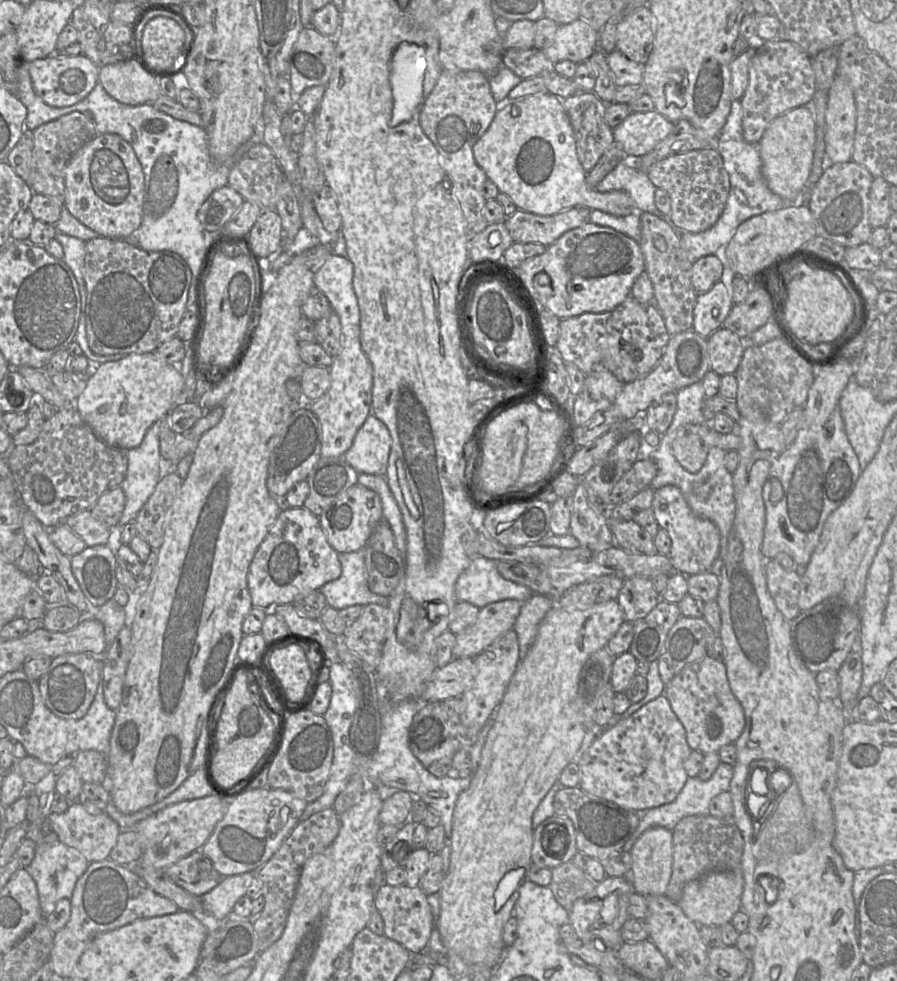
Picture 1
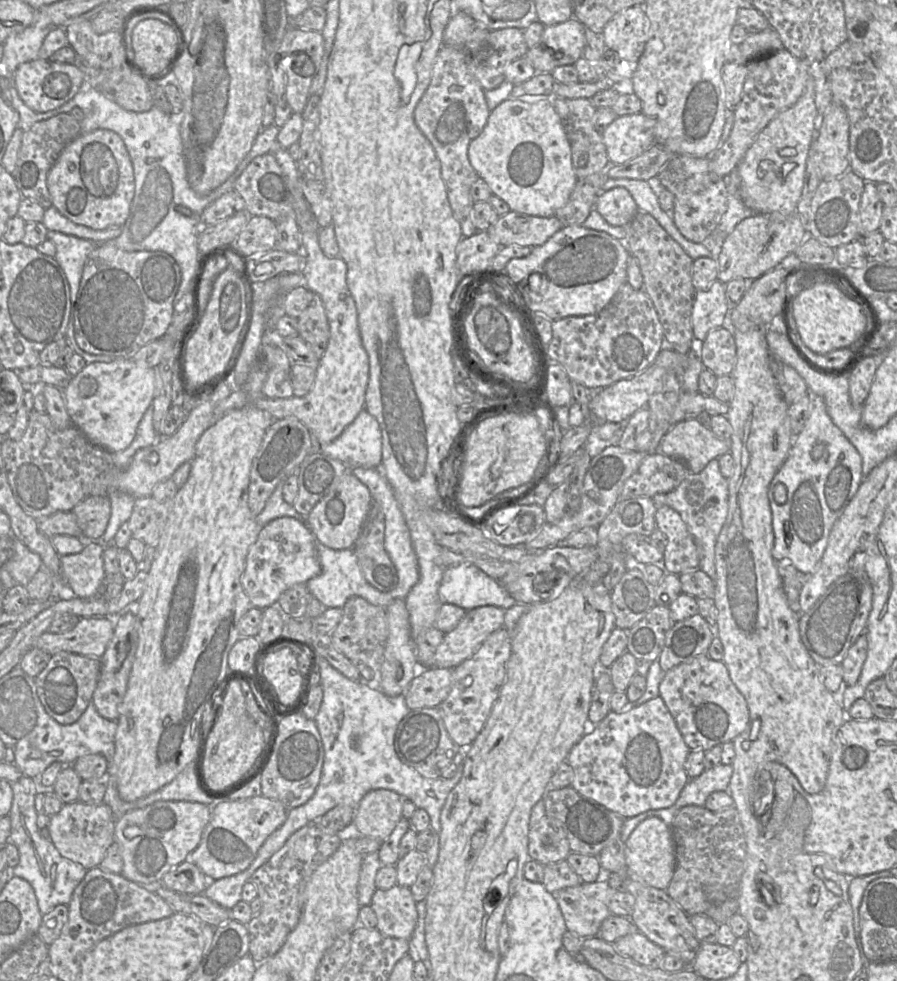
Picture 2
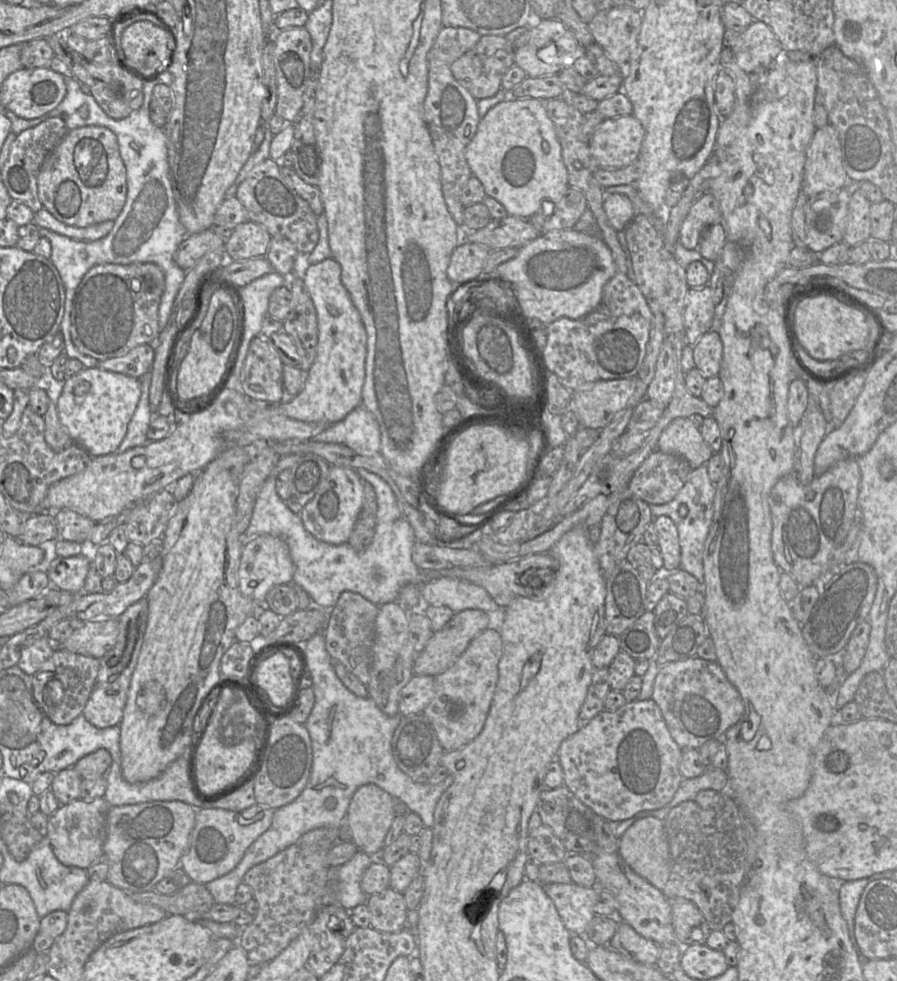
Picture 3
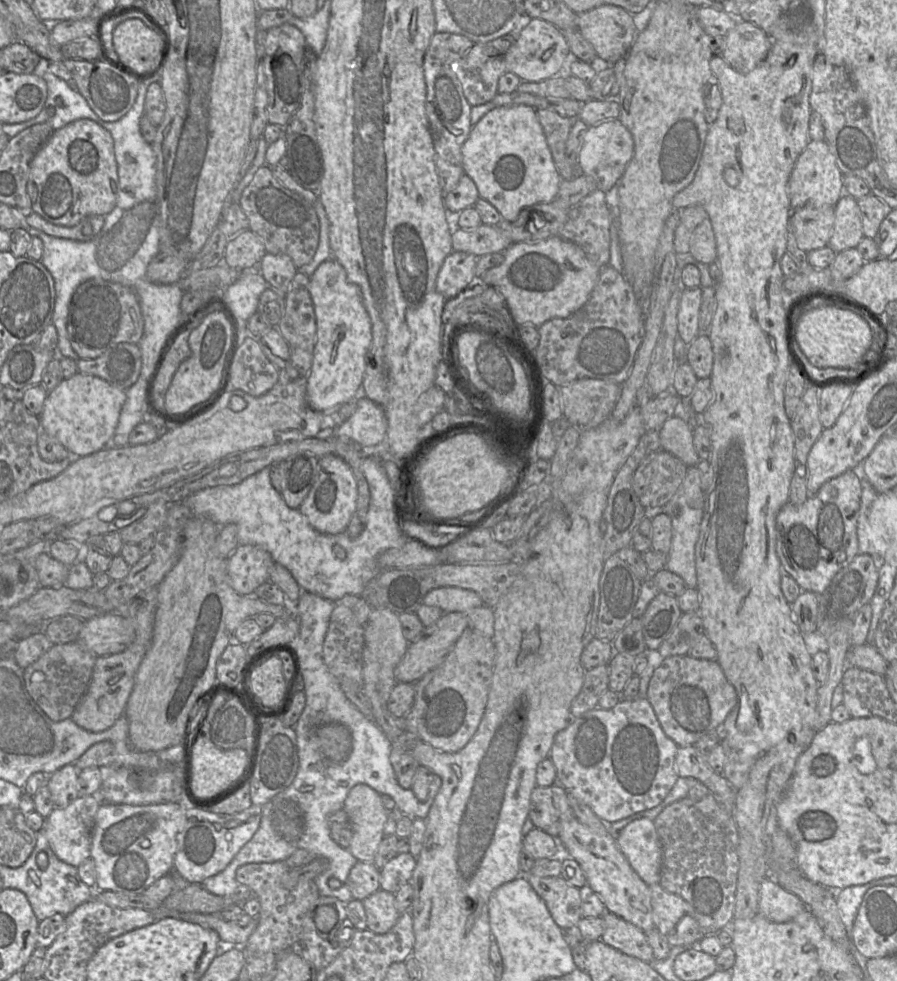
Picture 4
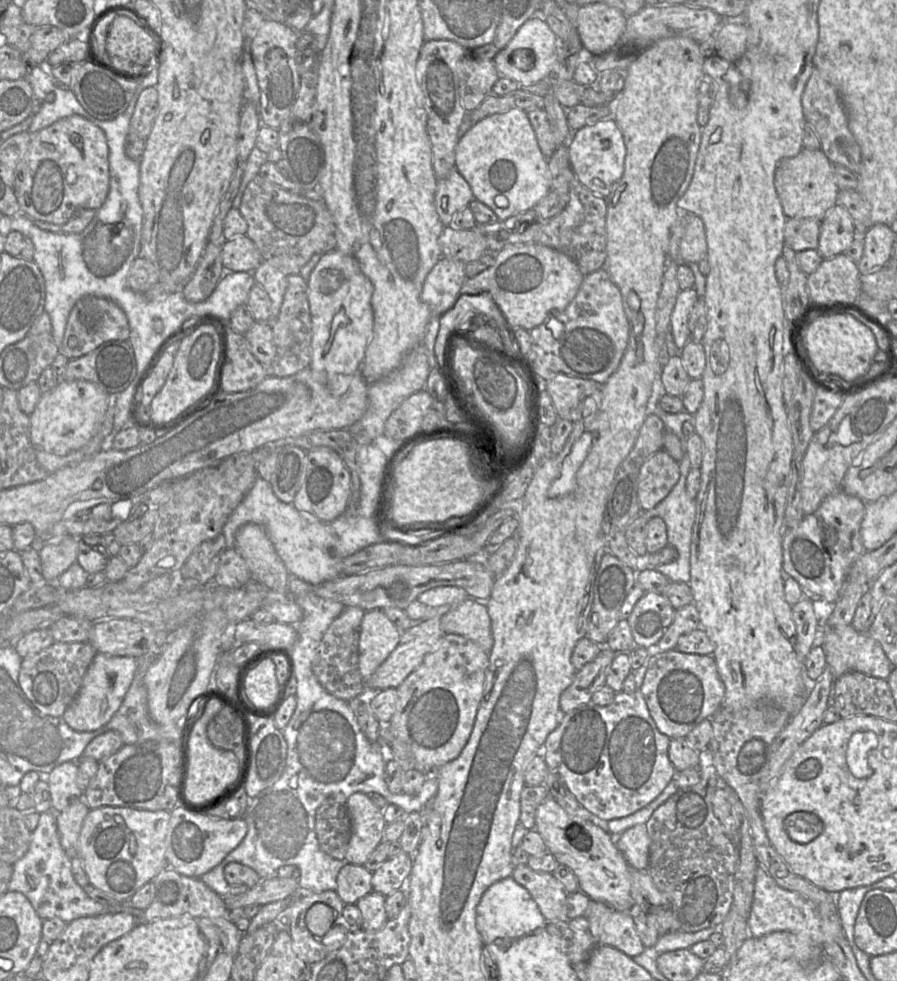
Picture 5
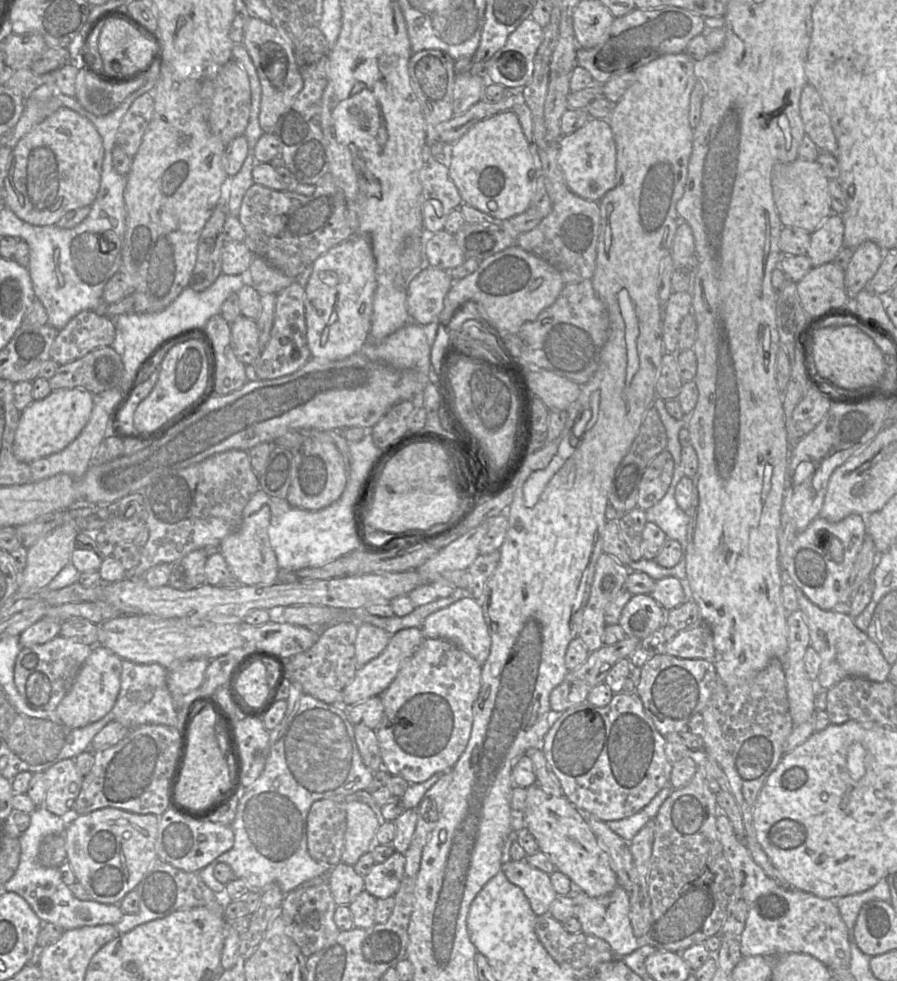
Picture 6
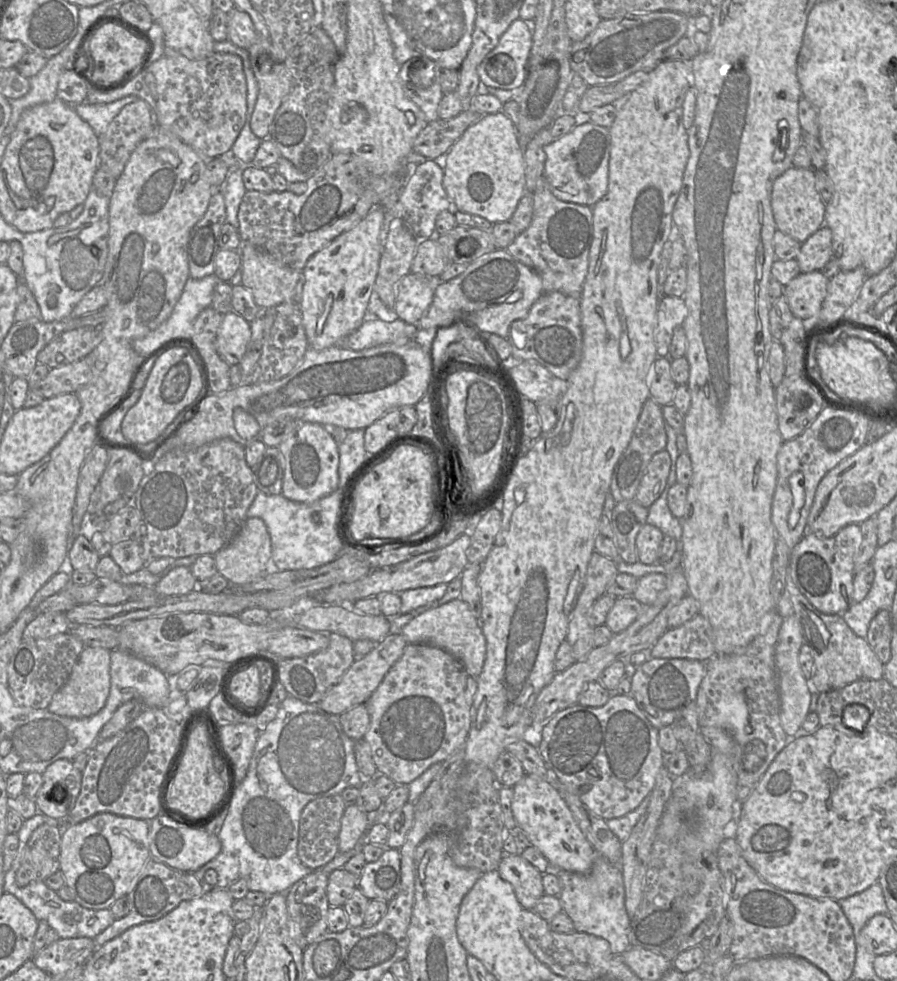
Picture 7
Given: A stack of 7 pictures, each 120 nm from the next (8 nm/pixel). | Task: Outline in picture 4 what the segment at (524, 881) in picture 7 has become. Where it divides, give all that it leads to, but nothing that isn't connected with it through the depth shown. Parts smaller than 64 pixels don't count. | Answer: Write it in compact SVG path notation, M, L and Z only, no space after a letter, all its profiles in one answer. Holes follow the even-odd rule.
M533 873L525 876L560 929L577 925L582 918L581 903L586 890L570 885L560 876L539 877Z

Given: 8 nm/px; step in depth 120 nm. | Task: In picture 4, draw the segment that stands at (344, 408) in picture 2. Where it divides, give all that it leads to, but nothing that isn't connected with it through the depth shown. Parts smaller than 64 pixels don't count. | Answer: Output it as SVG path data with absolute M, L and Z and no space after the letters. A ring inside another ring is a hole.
M333 257L322 262L309 278L316 340L311 369L305 378L306 401L316 411L345 404L362 393L366 354L372 342L372 324L360 288L347 279L344 267Z

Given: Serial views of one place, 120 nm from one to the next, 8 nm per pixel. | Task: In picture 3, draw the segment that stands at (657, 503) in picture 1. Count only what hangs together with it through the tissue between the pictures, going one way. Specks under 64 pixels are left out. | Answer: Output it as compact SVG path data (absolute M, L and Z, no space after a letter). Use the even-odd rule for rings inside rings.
M659 516L653 520L658 536L658 548L663 557L665 573L680 568L681 549L678 530L675 523L668 516Z

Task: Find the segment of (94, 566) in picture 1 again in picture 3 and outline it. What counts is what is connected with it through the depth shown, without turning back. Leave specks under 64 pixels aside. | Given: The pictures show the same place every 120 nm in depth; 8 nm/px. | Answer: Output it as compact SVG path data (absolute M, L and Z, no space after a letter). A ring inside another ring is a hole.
M83 555L57 556L45 565L45 572L52 587L68 591L72 594L83 592L83 586L91 562Z

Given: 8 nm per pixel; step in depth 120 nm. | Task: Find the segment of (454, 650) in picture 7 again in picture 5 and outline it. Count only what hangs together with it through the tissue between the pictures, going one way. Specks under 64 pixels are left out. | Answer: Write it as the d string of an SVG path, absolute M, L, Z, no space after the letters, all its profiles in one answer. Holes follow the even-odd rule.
M468 597L440 618L444 634L458 634L477 643L489 654L493 646L487 600Z

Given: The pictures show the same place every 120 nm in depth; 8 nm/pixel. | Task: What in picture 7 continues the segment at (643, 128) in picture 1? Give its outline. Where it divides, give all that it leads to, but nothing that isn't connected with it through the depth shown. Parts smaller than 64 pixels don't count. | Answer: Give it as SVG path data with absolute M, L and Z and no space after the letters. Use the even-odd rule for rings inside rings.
M591 122L575 125L567 134L547 145L545 153L543 175L557 199L592 208L606 194L610 157L609 128Z

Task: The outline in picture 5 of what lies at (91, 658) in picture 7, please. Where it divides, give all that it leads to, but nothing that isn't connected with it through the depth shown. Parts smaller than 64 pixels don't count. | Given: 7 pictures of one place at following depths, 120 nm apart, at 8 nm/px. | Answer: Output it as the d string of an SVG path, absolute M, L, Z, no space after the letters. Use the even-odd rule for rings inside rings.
M98 653L89 665L81 688L62 715L67 725L77 732L91 732L106 725L120 708L137 670L137 658Z

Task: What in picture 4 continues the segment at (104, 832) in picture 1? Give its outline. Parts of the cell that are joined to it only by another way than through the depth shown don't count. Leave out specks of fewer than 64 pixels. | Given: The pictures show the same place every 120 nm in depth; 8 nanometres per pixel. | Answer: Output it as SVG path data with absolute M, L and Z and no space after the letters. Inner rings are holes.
M97 795L81 796L66 808L54 808L44 820L43 831L55 855L76 868L91 858L91 843L95 830L96 814L101 805Z

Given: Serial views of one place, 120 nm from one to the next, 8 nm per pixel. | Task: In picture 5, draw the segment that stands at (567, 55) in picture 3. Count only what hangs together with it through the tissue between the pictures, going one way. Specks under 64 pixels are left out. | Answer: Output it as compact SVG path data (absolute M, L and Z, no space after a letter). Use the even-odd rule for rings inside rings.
M543 18L528 19L516 32L513 40L495 57L493 64L499 78L508 78L528 87L546 81L554 74L559 40Z

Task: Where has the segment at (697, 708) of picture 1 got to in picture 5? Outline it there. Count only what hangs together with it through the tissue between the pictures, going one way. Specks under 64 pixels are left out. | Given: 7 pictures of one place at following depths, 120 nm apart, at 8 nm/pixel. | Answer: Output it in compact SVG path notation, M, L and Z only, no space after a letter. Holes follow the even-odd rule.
M653 650L640 692L659 731L670 739L685 738L700 722L722 708L725 685L712 655Z

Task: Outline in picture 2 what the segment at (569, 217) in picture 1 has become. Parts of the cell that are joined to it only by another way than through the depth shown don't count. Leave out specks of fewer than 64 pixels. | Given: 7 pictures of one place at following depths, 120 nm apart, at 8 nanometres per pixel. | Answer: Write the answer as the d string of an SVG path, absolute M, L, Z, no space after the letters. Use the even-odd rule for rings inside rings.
M515 211L498 218L494 226L486 231L501 247L511 244L539 246L563 227L556 217L533 216Z

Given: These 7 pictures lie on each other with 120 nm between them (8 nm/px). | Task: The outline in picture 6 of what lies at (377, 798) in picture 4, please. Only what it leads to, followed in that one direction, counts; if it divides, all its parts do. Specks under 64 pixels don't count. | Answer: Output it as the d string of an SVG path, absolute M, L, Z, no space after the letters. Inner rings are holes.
M357 800L348 801L341 862L353 866L364 853L370 851L375 844L375 834L379 825L378 816L371 806Z

